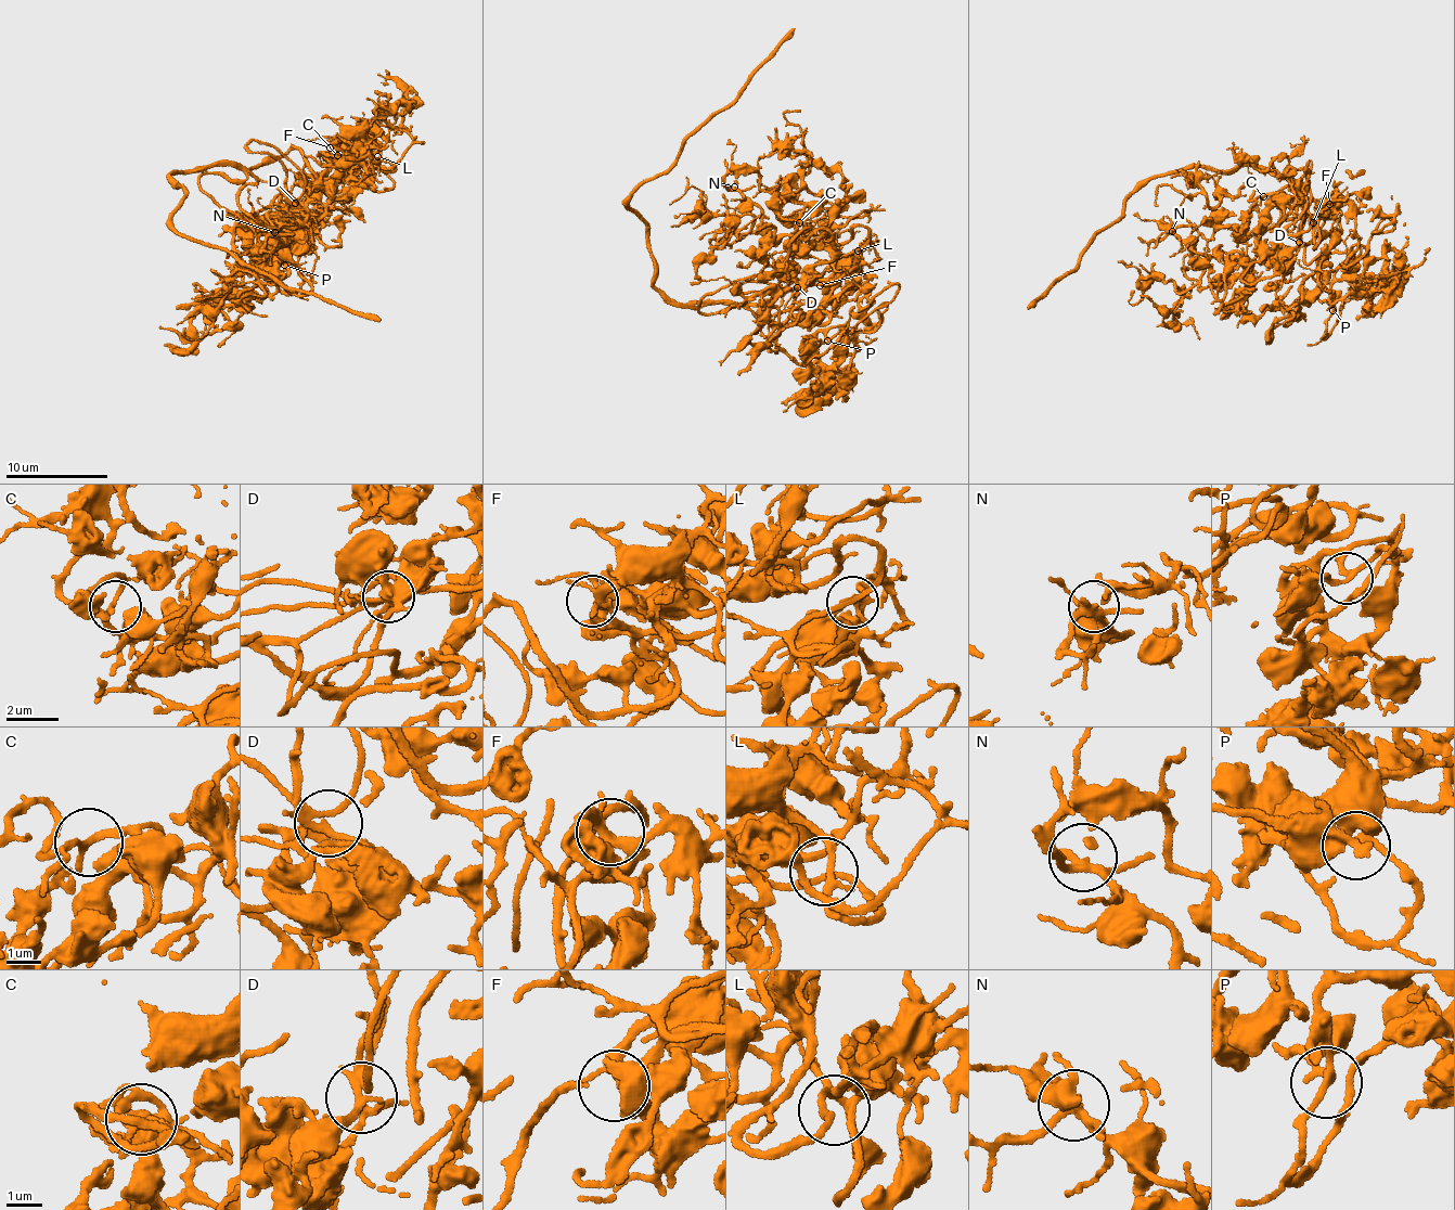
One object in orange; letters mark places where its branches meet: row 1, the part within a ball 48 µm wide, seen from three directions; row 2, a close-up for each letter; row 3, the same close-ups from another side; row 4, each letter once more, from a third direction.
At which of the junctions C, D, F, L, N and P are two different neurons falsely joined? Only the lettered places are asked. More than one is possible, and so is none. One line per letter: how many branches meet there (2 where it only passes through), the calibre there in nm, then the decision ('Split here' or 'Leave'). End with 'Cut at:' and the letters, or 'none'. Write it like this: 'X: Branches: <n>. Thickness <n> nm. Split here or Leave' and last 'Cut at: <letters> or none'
C: Branches: 4. Thickness 170 nm. Leave
D: Branches: 4. Thickness 190 nm. Leave
F: Branches: 4. Thickness 260 nm. Leave
L: Branches: 4. Thickness 180 nm. Leave
N: Branches: 3. Thickness 220 nm. Leave
P: Branches: 3. Thickness 170 nm. Leave
Cut at: none

